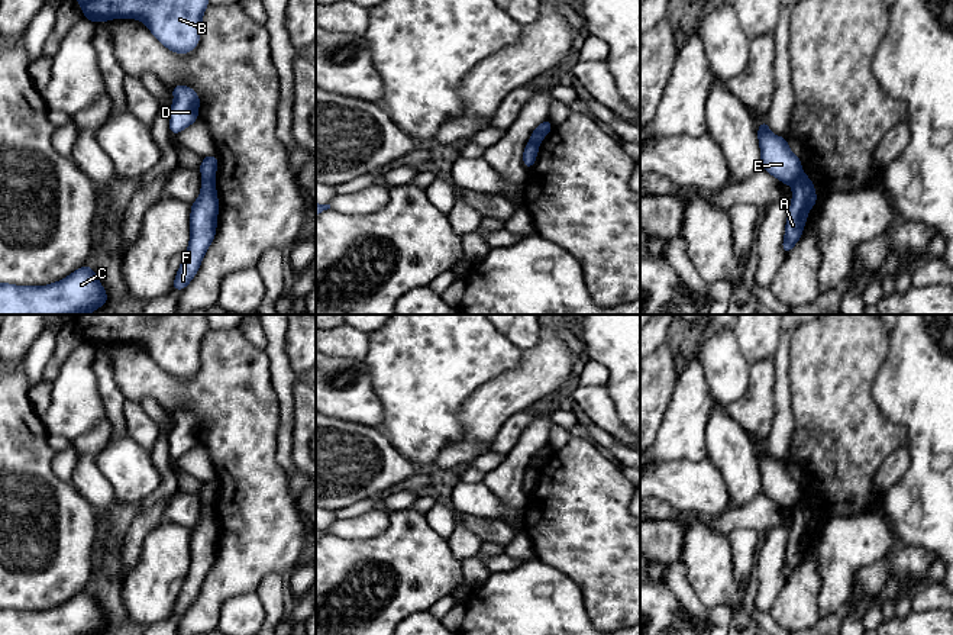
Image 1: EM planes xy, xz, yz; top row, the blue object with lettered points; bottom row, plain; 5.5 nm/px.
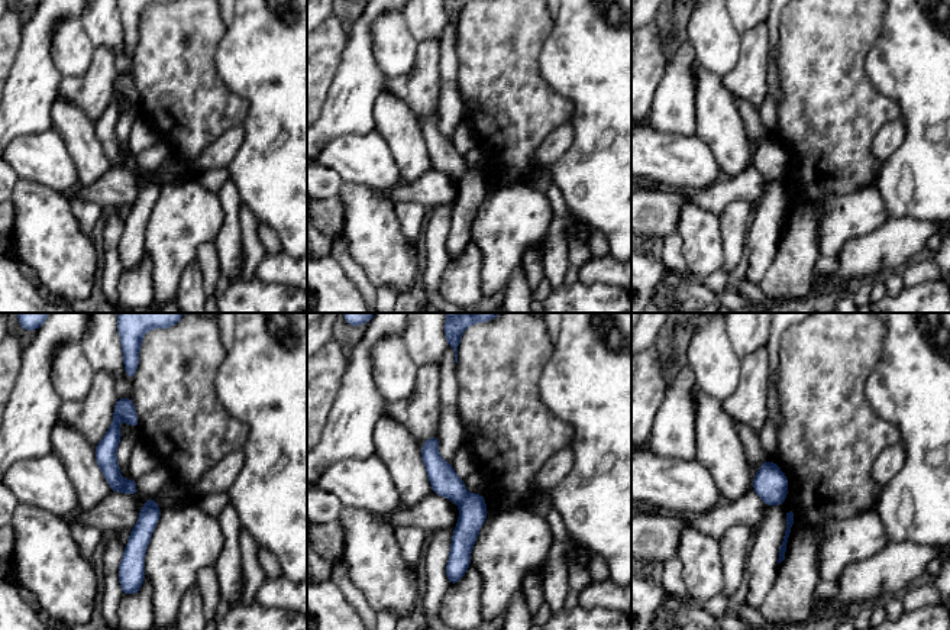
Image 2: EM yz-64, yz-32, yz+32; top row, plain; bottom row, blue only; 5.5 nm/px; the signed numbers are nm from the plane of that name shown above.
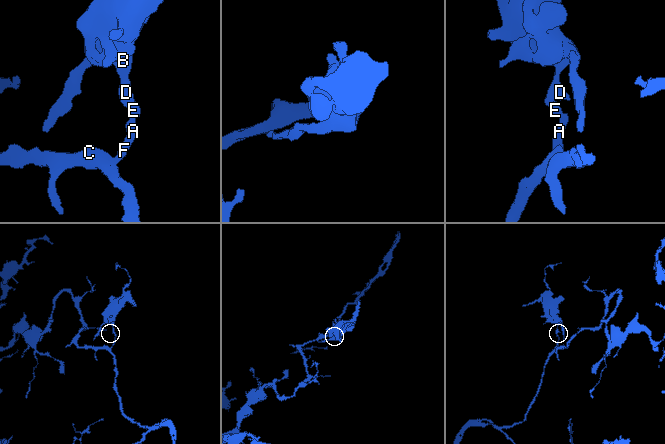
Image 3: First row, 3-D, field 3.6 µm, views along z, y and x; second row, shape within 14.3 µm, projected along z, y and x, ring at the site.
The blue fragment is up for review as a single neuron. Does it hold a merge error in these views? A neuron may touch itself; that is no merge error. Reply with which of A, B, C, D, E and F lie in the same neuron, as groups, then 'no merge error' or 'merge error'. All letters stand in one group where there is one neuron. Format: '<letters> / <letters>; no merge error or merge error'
A C F / B D E; merge error

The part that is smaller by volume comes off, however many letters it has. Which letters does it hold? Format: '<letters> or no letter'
B, D, E

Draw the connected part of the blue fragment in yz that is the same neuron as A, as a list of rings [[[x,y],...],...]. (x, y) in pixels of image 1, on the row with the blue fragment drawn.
[[[799,174],[798,178],[791,184],[791,187],[792,202],[788,212],[785,236],[782,242],[785,255],[799,241],[805,220],[808,217],[808,212],[817,203],[815,188],[808,175]]]

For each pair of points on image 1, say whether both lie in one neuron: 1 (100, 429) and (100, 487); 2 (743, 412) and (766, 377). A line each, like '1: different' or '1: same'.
1: same
2: same

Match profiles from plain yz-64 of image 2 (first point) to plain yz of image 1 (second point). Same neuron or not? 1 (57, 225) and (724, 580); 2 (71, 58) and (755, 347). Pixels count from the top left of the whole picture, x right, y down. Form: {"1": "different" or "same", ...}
{"1": "same", "2": "different"}

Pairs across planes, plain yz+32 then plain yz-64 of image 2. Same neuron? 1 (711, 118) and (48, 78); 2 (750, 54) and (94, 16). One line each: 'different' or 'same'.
1: different
2: different

